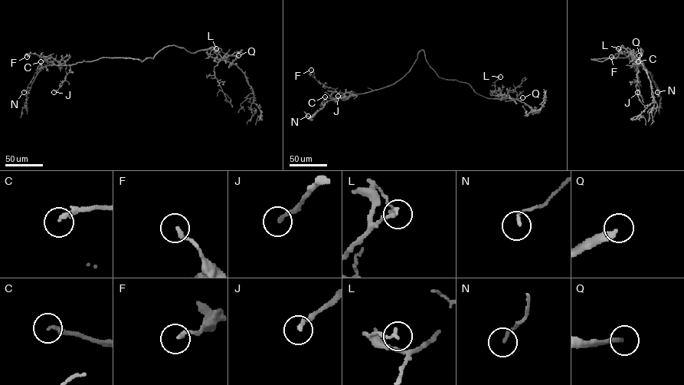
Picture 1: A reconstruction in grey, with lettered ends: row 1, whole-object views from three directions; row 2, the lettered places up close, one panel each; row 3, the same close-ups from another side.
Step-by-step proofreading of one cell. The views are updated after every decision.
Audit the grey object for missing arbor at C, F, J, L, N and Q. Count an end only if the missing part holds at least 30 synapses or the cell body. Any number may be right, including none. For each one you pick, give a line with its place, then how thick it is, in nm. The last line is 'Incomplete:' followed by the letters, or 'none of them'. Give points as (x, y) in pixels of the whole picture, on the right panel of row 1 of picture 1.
Q: (639, 55) | 240 nm
Incomplete: Q

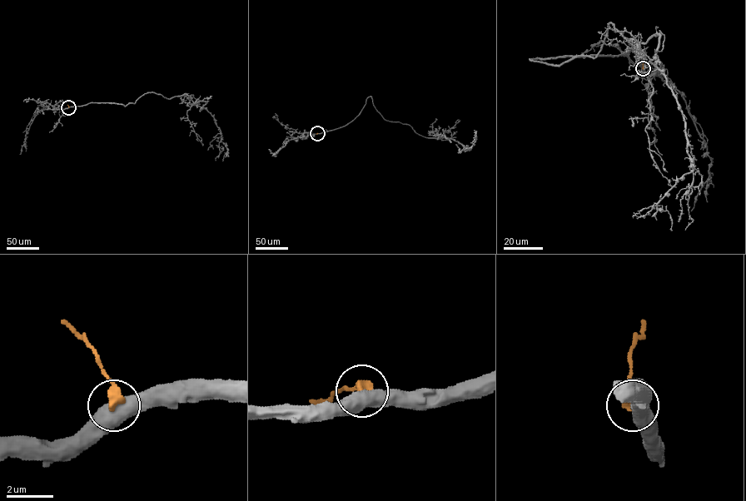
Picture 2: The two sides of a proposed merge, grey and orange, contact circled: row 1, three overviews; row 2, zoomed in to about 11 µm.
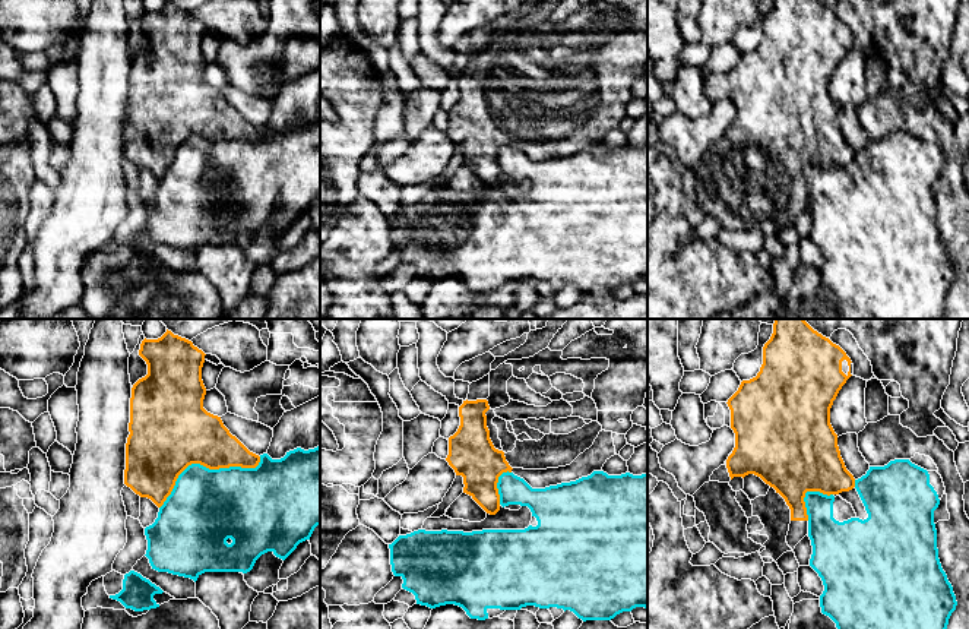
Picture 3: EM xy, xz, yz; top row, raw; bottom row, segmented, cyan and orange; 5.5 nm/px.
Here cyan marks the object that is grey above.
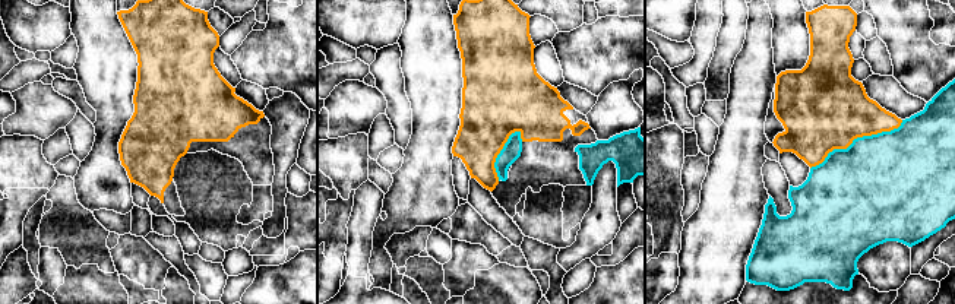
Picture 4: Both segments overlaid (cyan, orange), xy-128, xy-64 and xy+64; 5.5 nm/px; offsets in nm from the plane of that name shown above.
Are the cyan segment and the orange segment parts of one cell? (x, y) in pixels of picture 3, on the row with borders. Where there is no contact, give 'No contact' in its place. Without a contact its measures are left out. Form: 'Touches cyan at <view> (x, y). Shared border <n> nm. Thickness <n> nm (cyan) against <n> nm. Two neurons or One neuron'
Touches cyan at xy (205, 467). Shared border 650 nm. Thickness 420 nm (cyan) against 400 nm. Two neurons

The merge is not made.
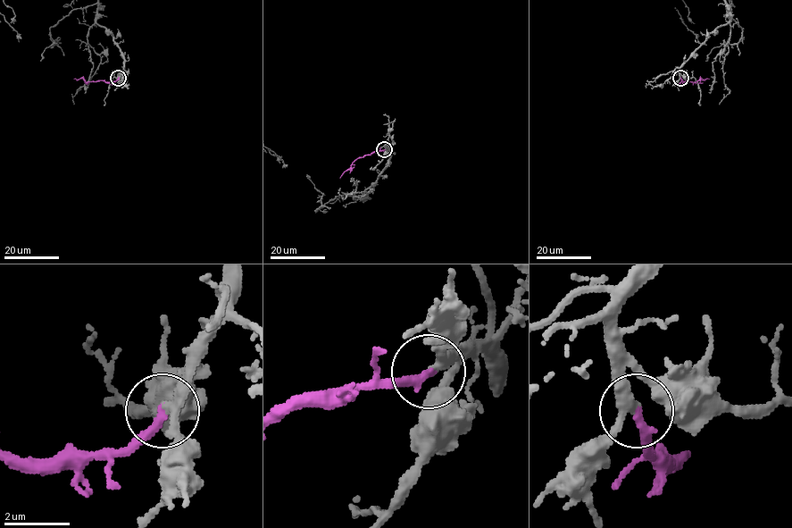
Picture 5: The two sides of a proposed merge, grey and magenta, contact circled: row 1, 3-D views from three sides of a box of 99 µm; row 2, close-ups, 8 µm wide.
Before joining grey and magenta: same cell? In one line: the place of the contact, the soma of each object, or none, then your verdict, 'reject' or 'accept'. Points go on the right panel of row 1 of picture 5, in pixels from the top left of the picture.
at (680, 78); no cell body on grey; no cell body on magenta; accept

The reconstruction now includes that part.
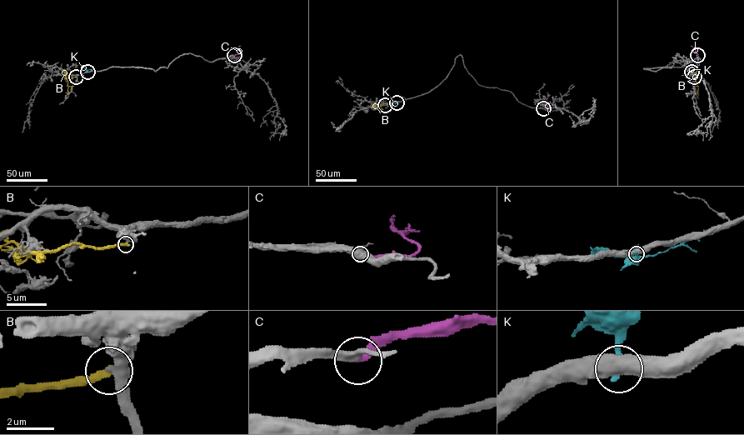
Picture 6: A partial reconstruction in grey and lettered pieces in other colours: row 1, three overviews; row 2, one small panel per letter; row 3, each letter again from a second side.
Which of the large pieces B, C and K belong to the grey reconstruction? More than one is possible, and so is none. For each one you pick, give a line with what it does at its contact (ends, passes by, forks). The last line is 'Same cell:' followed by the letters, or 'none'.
C: it ends there
Same cell: C

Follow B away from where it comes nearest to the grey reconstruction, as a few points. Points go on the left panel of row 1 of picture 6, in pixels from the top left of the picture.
B: (76, 77), (67, 80), (67, 95)

